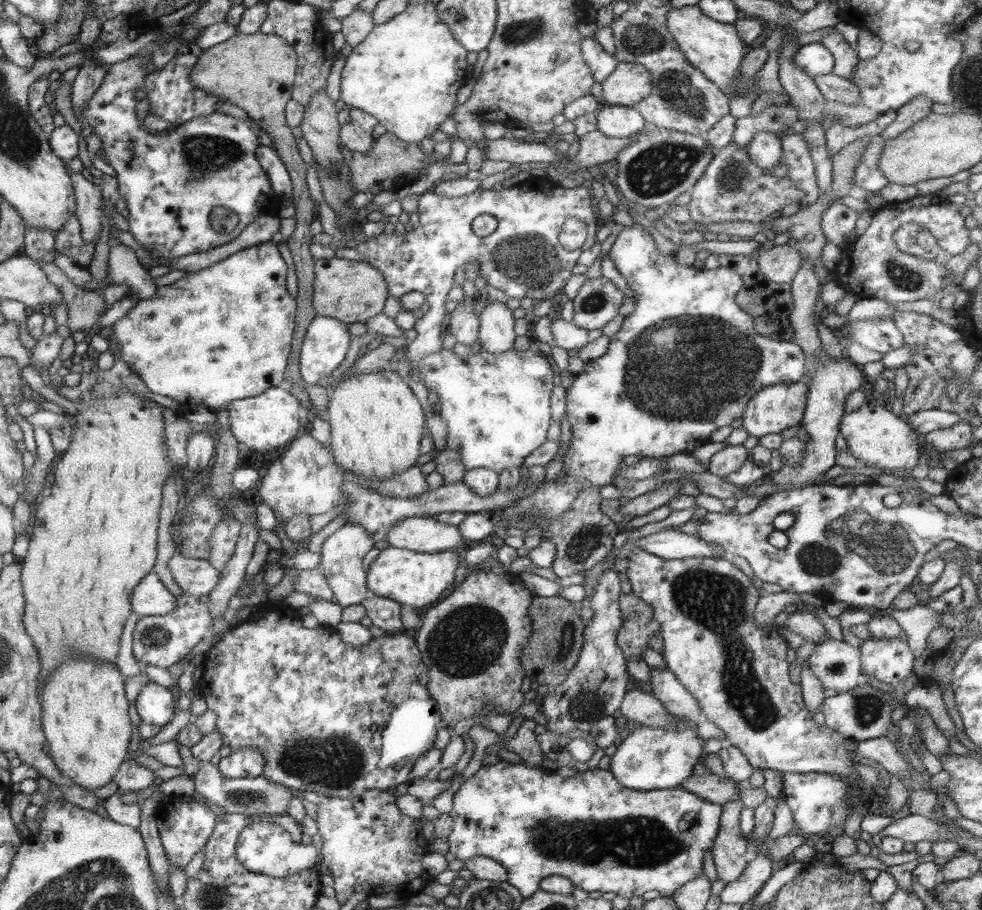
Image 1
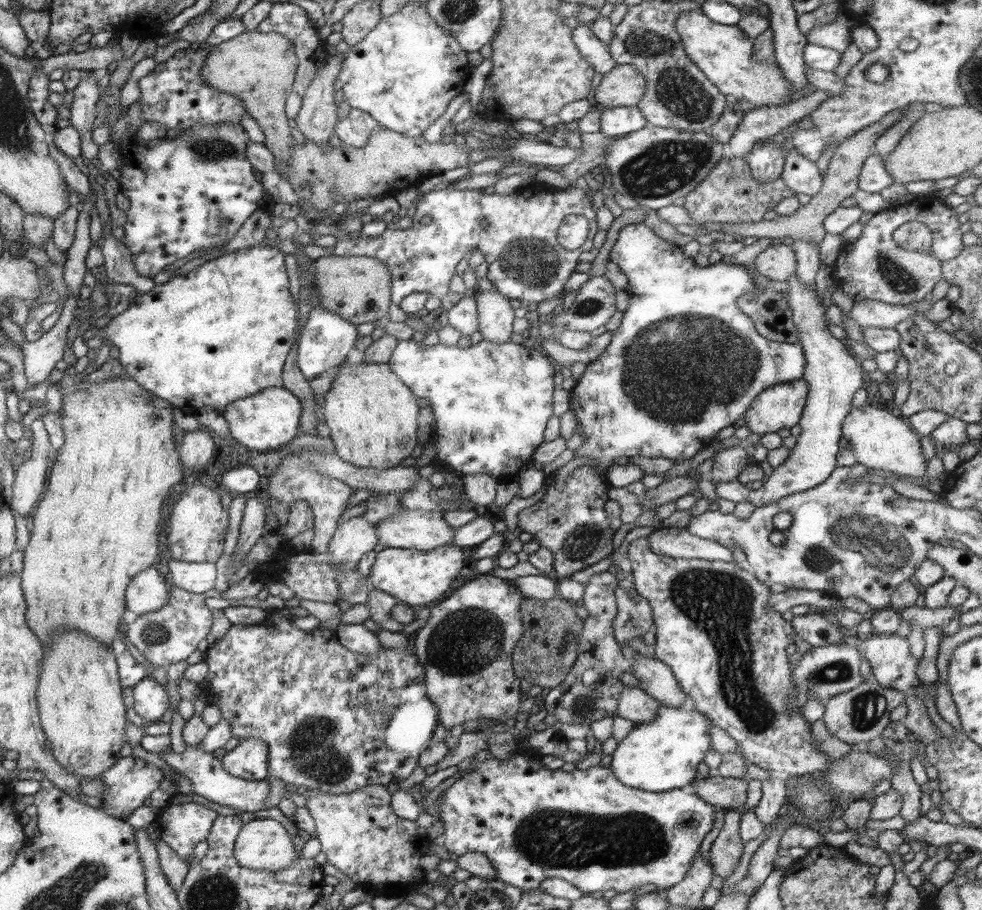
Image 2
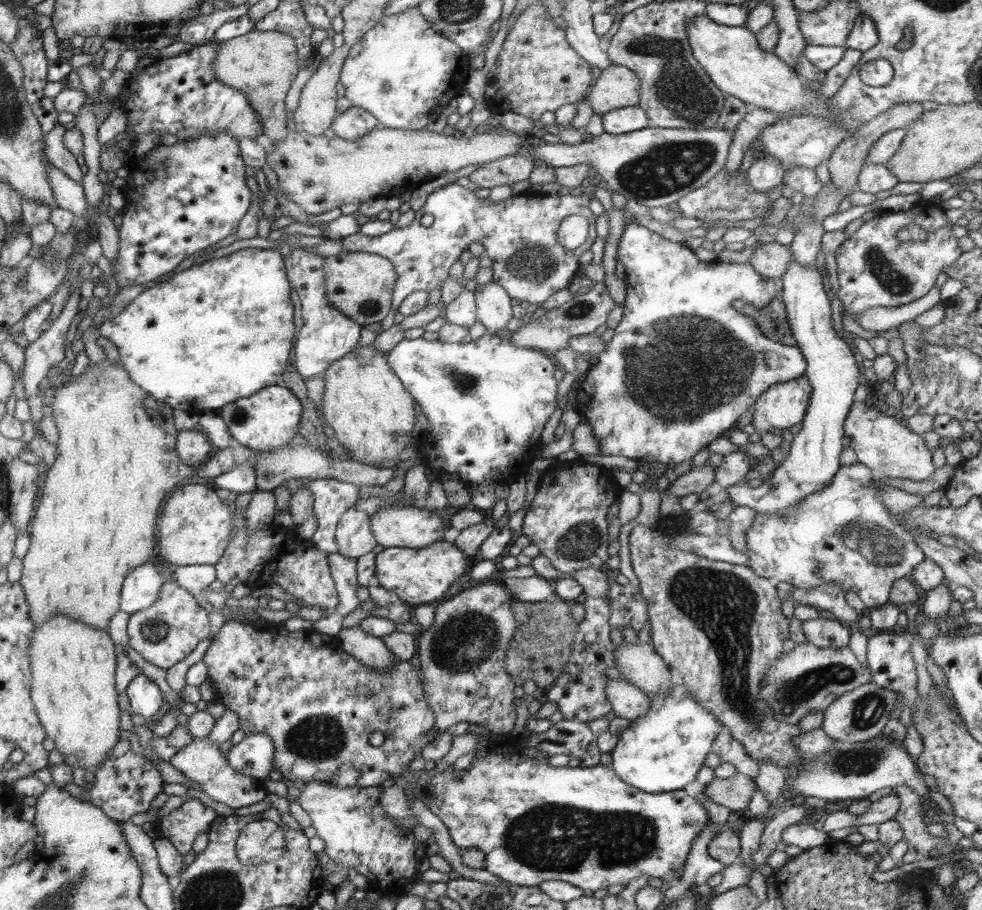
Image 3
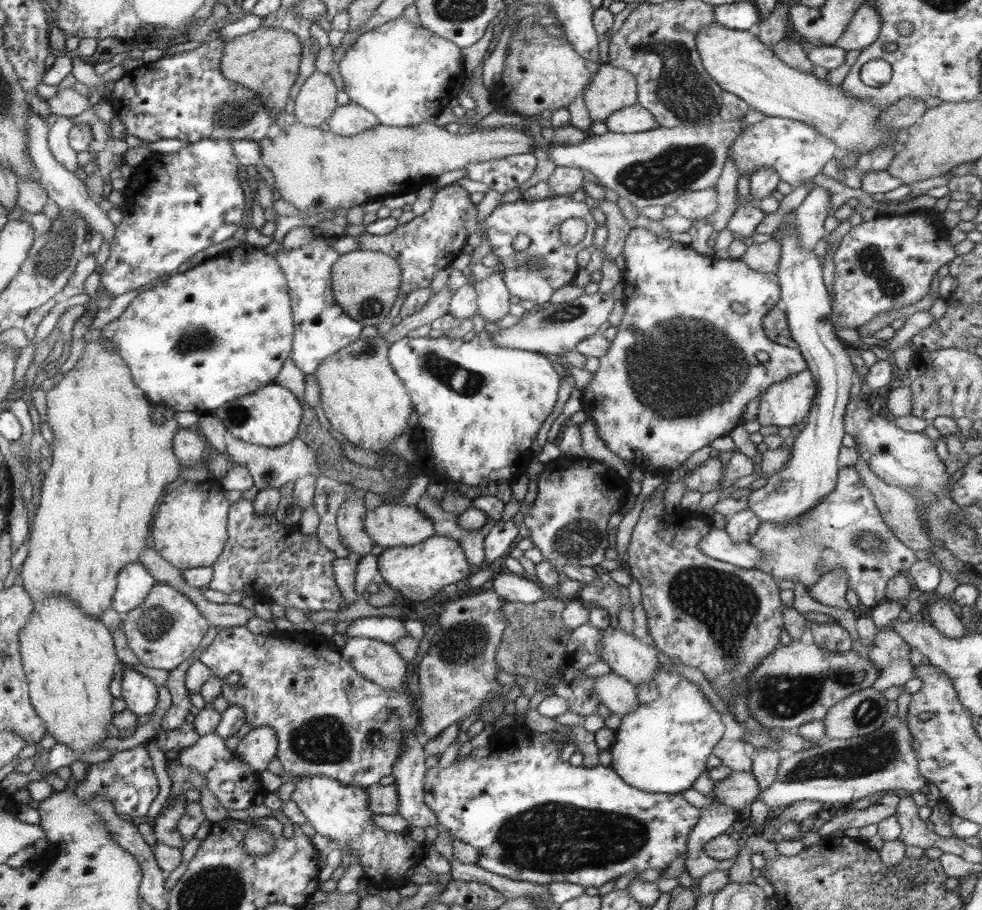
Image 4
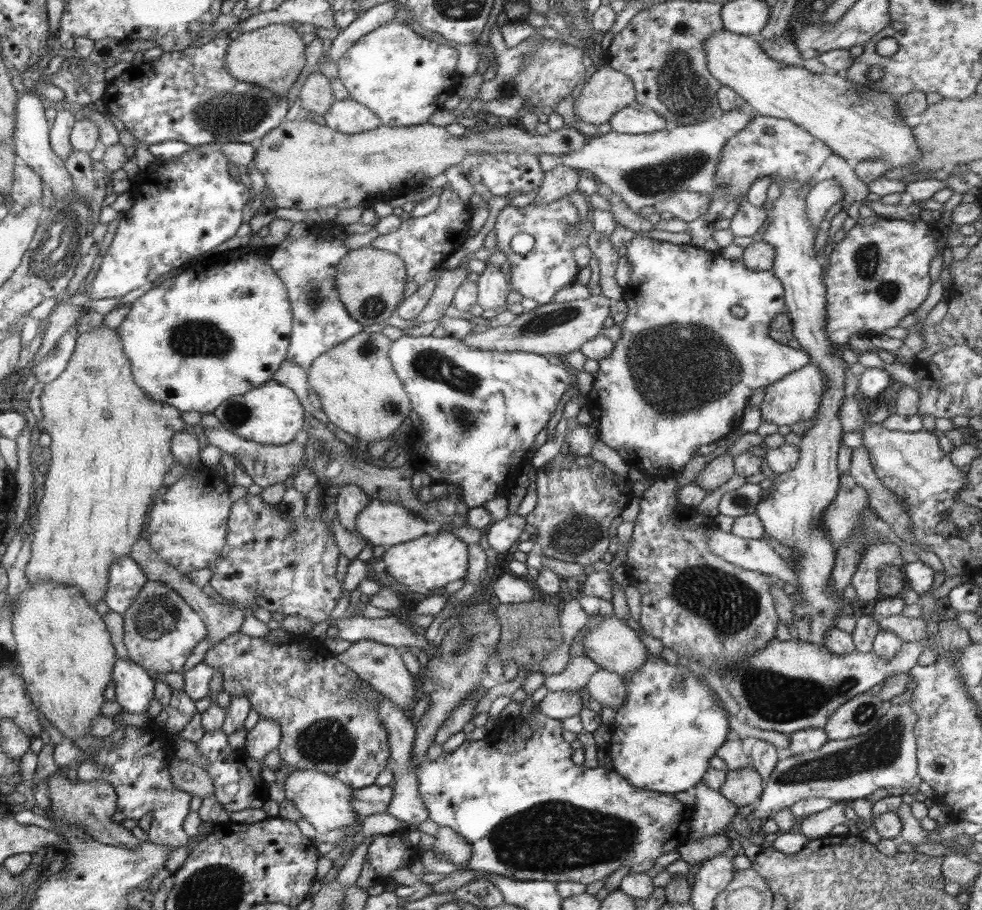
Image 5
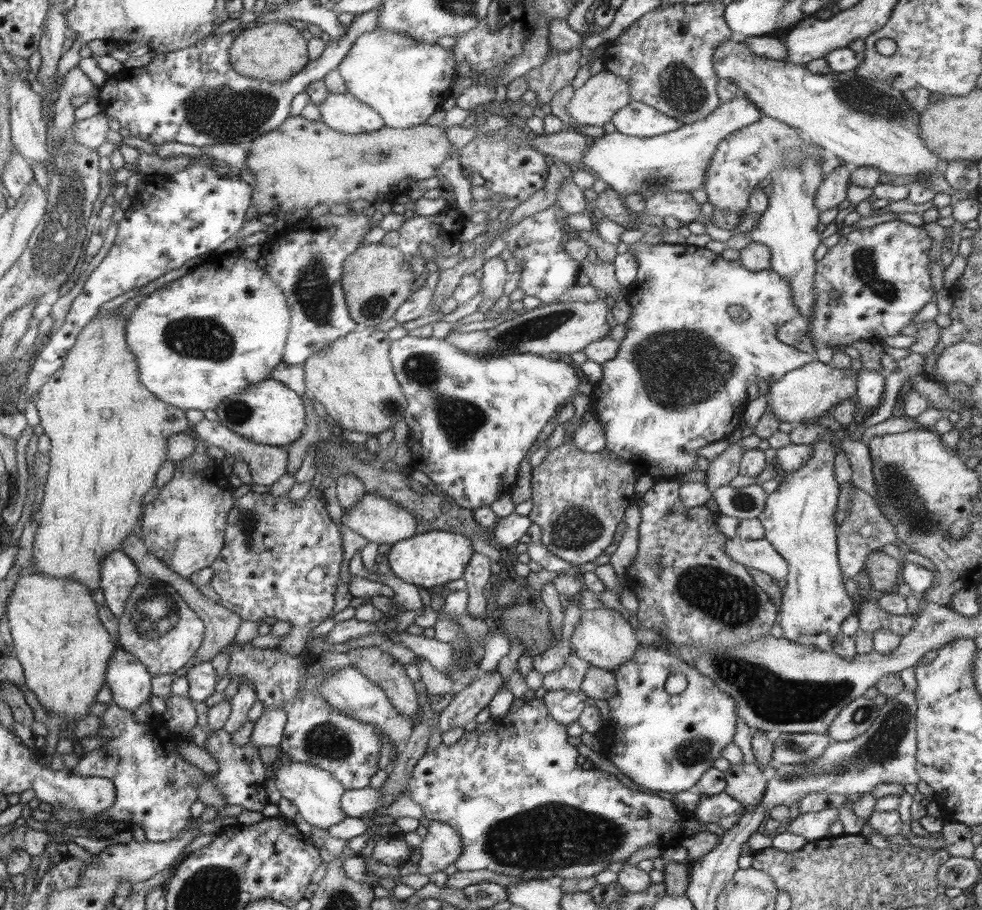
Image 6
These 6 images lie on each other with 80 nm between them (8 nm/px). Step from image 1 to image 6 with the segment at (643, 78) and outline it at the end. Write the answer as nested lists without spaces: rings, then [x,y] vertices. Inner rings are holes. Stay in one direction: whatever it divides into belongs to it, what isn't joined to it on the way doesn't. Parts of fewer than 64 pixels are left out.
[[[604,68],[575,90],[567,106],[568,114],[578,124],[604,126],[631,101],[629,90],[626,79]]]

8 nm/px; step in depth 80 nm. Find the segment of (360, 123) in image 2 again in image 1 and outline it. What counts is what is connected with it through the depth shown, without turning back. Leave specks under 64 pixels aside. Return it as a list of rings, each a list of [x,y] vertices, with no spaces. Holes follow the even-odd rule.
[[[350,107],[350,123],[342,124],[339,130],[341,144],[354,152],[368,152],[376,140],[373,128],[378,119],[356,107]]]

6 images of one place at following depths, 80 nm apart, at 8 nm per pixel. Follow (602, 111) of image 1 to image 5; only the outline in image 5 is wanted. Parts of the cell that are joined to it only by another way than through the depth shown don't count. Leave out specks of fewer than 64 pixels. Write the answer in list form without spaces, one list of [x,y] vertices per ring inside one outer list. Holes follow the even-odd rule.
[[[638,102],[618,110],[609,123],[612,131],[620,134],[650,134],[671,126],[657,112]]]

